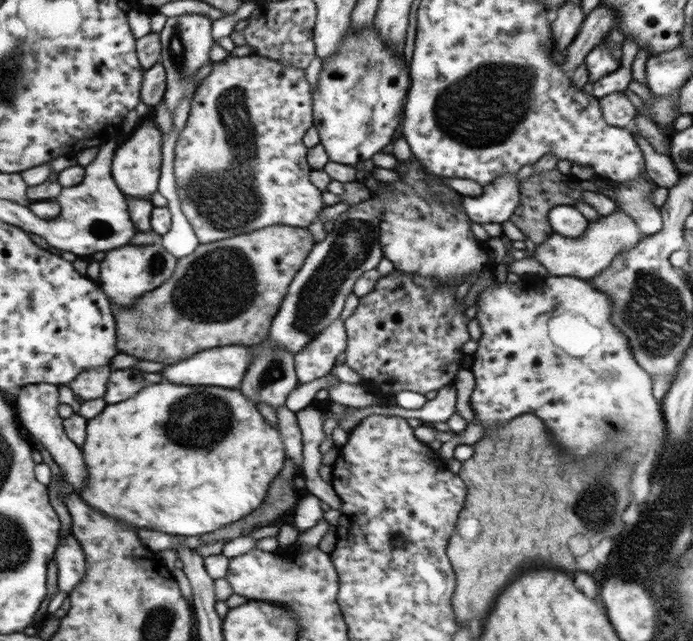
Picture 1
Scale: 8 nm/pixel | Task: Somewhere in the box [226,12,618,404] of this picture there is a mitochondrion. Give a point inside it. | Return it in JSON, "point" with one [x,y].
{"point":[498,95]}

